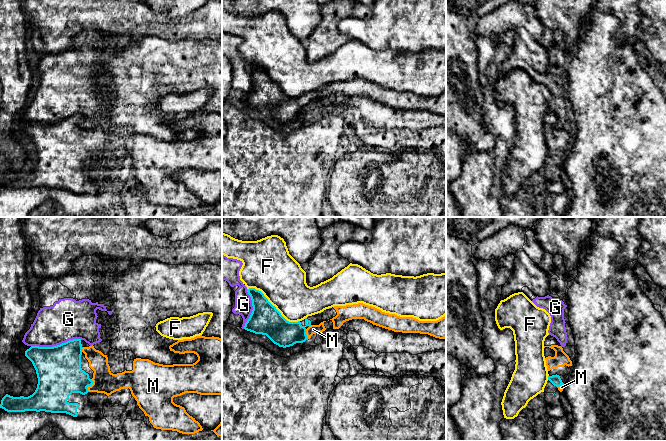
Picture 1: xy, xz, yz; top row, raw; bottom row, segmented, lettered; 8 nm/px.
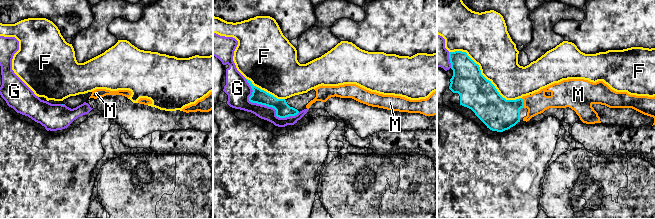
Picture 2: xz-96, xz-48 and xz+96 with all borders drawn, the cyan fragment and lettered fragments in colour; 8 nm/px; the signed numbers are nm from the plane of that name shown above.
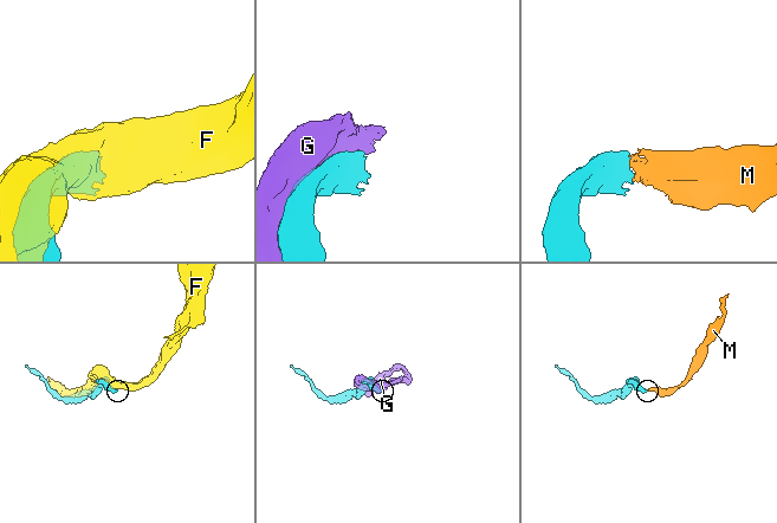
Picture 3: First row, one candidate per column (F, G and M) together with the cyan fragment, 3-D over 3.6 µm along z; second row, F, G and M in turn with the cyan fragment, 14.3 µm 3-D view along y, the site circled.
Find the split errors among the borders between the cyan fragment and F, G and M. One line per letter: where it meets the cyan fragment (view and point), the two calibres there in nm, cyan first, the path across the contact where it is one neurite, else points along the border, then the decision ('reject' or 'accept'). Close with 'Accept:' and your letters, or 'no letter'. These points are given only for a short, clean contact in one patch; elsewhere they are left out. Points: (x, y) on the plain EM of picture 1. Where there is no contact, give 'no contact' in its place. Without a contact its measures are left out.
F: xz (272, 81) | 240/380 nm | reject
G: xy (57, 121) | 360/320 nm | reject
M: xy (89, 161) | 360/180 nm | accept
Accept: M

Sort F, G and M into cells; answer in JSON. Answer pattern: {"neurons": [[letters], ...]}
{"neurons": [["F"], ["G"], ["M"]]}

